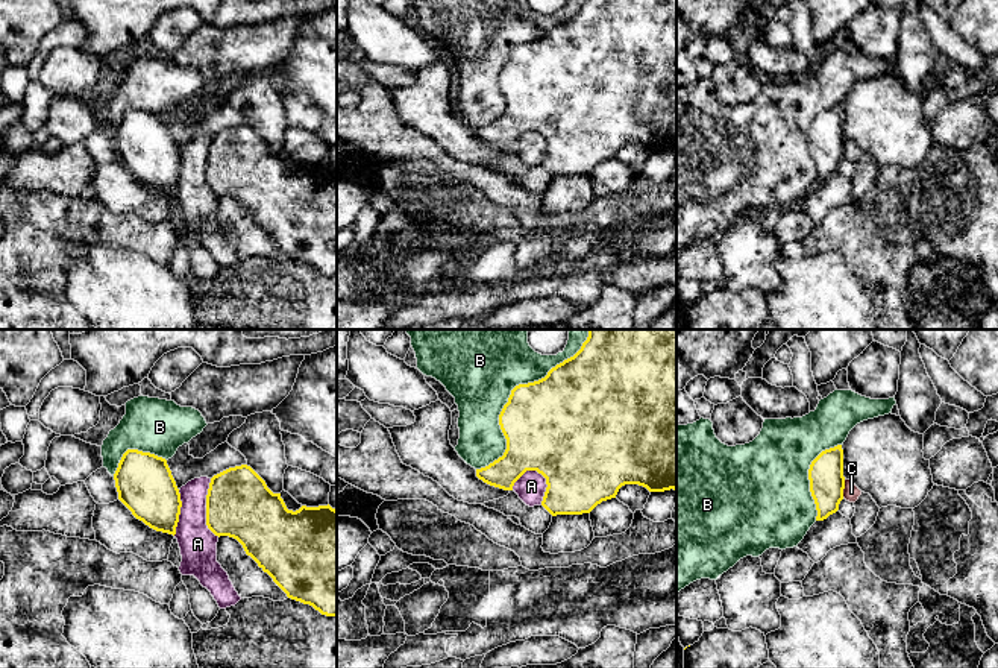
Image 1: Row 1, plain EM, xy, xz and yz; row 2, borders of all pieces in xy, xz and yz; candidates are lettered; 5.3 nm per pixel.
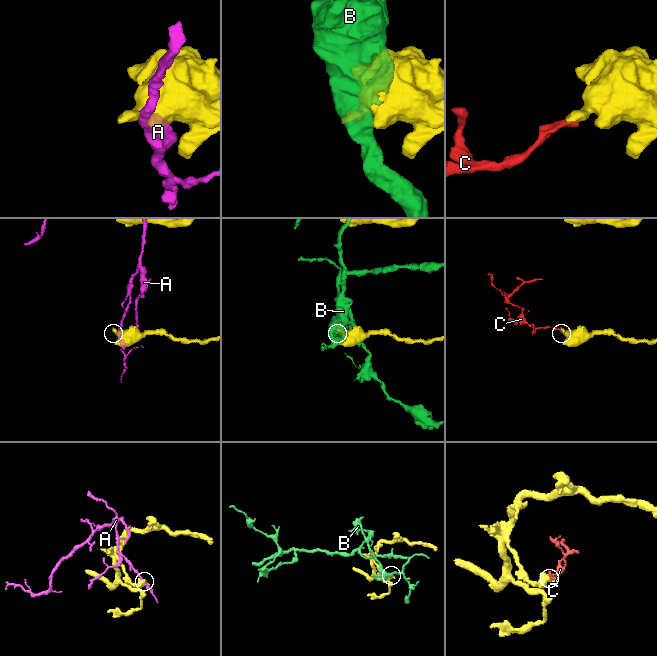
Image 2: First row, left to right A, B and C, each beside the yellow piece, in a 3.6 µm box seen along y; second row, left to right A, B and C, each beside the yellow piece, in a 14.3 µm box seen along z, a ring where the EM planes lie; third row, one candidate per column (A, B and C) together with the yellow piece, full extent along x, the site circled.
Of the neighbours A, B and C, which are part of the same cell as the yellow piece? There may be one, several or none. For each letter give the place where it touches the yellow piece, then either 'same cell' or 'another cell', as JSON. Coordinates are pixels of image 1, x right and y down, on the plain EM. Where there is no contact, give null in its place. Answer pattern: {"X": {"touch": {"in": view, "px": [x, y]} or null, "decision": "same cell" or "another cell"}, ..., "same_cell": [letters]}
{"A": {"touch": {"in": "xz", "px": [530, 129]}, "decision": "another cell"}, "B": {"touch": {"in": "xz", "px": [508, 58]}, "decision": "another cell"}, "C": {"touch": {"in": "yz", "px": [844, 148]}, "decision": "another cell"}, "same_cell": []}

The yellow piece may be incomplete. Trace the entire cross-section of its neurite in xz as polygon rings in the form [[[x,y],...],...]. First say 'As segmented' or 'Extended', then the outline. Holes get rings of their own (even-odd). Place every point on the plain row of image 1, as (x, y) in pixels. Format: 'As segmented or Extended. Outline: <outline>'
As segmented. Outline: [[[585,0],[573,17],[552,27],[545,38],[516,46],[499,74],[499,85],[507,109],[488,126],[476,129],[476,137],[490,146],[513,150],[526,131],[537,131],[548,144],[541,165],[552,176],[590,173],[602,161],[616,158],[625,144],[639,144],[649,152],[676,150],[676,0]]]

